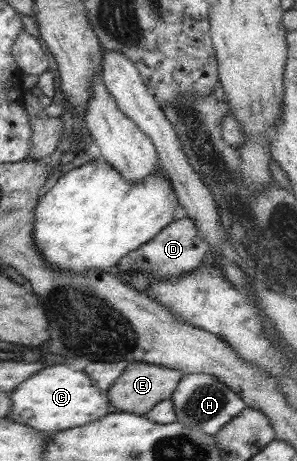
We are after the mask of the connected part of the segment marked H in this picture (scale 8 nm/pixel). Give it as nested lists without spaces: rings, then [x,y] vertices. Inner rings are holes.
[[[208,374],[184,375],[169,399],[173,404],[178,424],[185,425],[186,428],[199,429],[199,432],[206,433],[207,436],[212,436],[221,430],[241,414],[246,406],[242,397],[231,392],[222,381]]]

